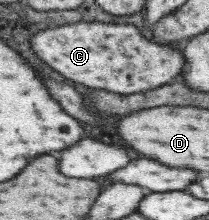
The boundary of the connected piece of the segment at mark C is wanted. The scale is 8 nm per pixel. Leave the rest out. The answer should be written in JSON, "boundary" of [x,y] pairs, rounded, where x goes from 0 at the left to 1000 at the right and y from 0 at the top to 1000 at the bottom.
{"boundary":[[[325,109],[163,155],[144,173],[144,200],[172,255],[249,318],[287,327],[306,355],[335,355],[421,400],[517,409],[555,427],[641,427],[756,400],[890,300],[866,218],[775,218],[756,200],[699,191],[670,136],[632,109]]]}

